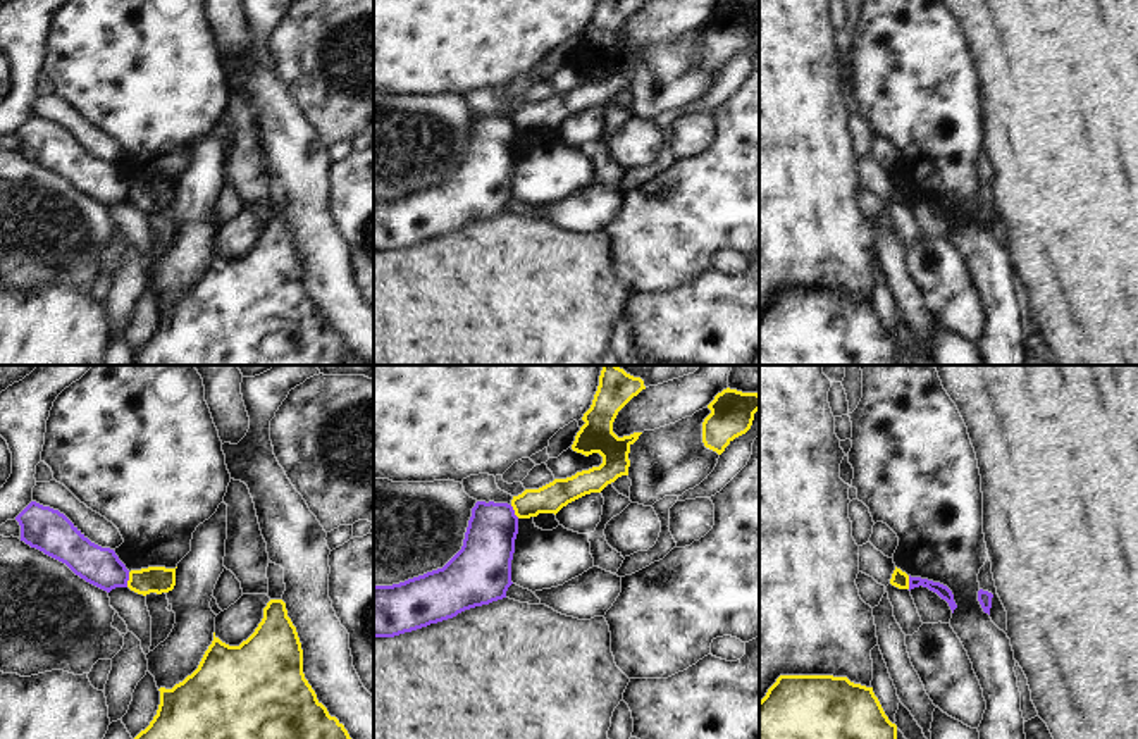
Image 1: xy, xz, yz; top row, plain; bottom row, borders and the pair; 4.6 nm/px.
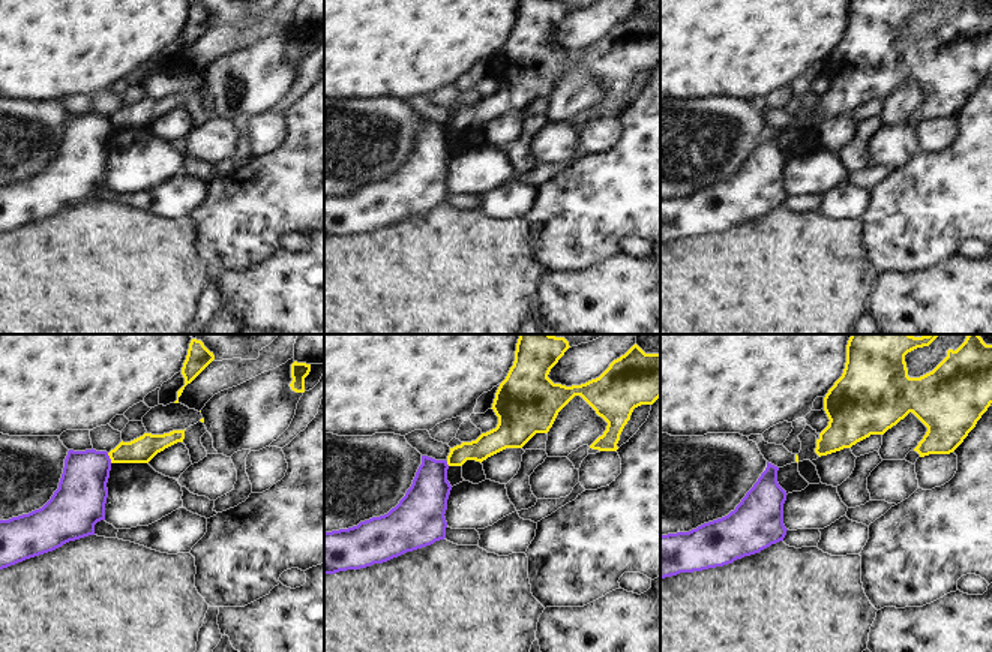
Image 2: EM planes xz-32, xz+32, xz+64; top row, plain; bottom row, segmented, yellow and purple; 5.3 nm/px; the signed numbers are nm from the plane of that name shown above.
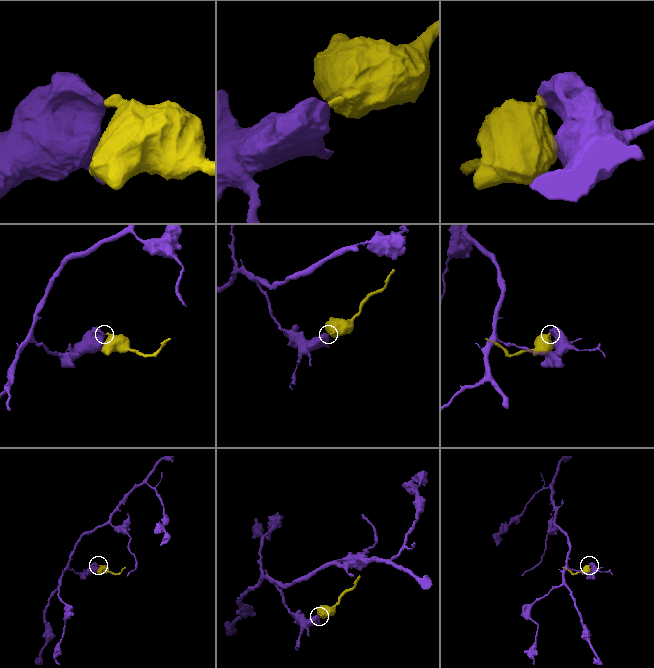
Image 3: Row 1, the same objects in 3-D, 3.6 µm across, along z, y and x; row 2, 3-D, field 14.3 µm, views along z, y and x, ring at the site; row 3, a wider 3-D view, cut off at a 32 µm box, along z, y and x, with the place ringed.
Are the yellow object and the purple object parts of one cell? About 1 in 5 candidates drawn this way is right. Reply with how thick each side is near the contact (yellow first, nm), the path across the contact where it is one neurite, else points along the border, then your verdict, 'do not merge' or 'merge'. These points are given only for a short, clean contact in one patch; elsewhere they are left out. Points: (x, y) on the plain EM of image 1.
130 nm thick on the yellow side, 180 nm on the other; border along xy (129, 186), (126, 200); do not merge

